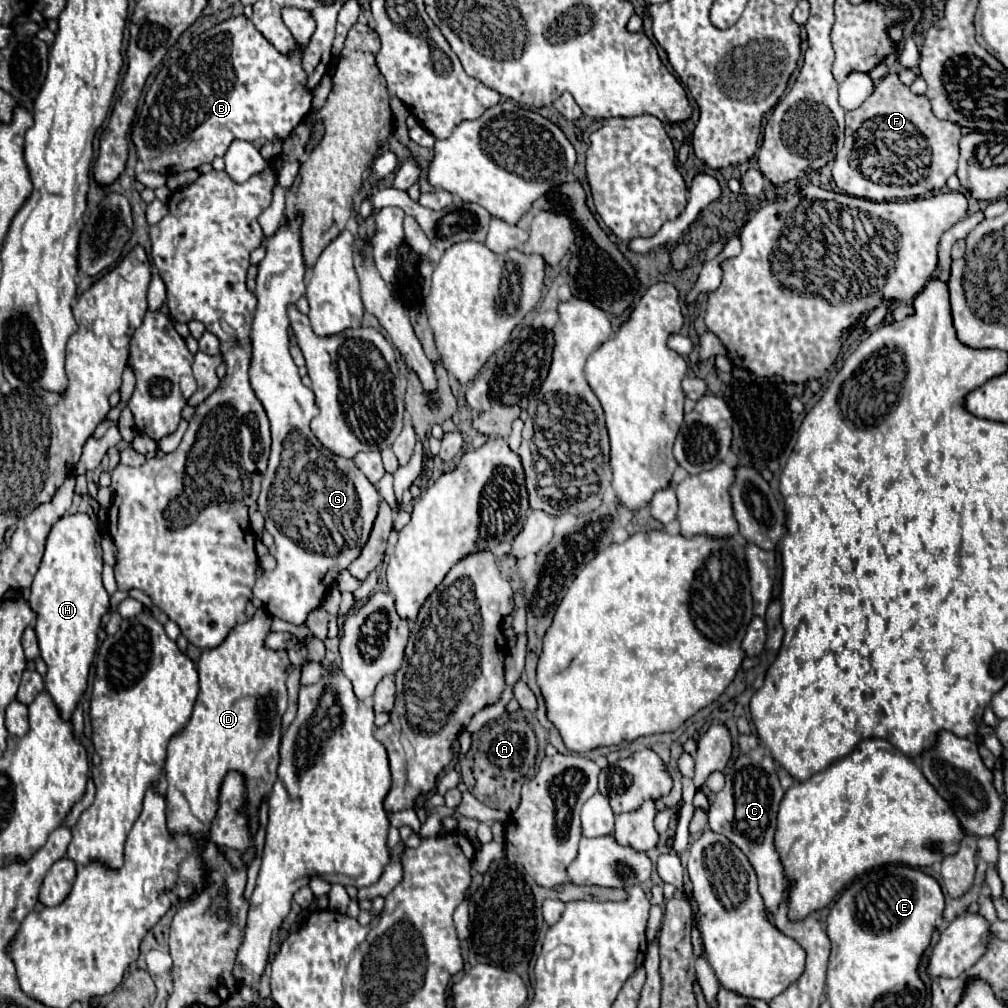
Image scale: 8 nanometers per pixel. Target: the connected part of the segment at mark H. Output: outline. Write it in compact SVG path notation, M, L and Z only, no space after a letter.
M64 514L50 530L46 552L42 564L34 576L32 590L28 596L28 604L36 614L34 632L40 646L40 656L48 666L44 676L46 692L52 696L60 718L70 720L72 712L82 700L82 694L88 684L90 664L94 660L94 652L98 648L98 628L102 616L108 612L108 592L102 586L102 550L100 550L100 532L88 514Z

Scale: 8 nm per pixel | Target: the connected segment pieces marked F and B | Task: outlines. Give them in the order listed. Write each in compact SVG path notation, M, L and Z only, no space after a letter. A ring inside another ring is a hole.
M890 72L878 82L874 92L864 100L860 108L846 112L846 140L834 160L834 168L832 168L834 182L842 192L850 196L858 196L874 202L884 202L890 198L910 198L912 188L918 194L940 190L946 186L946 180L958 170L960 136L962 130L958 124L938 120L932 114L928 98L912 94L910 88L898 80L898 74Z
M242 14L242 16L236 16L236 18L230 18L230 20L224 20L220 24L216 24L214 28L206 30L204 34L196 36L192 40L192 50L186 52L182 58L174 60L174 58L168 58L162 66L162 70L158 72L154 84L150 86L148 94L146 94L146 100L144 100L144 110L140 110L140 116L138 116L138 122L132 130L132 142L136 144L136 150L138 150L138 158L142 160L146 172L160 172L164 176L170 176L170 174L180 174L182 170L192 170L192 168L198 168L206 162L212 162L216 156L224 156L226 150L228 150L228 144L232 140L246 140L250 144L254 144L256 148L264 146L268 140L274 140L274 138L288 138L290 132L306 118L306 114L310 112L310 104L312 104L312 94L306 92L304 88L304 70L300 68L300 56L296 52L296 56L282 56L280 52L276 52L276 48L256 30L256 26Z

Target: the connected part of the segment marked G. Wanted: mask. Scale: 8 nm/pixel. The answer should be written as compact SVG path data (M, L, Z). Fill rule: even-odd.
M300 218L286 220L280 230L268 238L266 258L258 266L258 306L250 334L250 384L262 402L272 428L272 452L262 480L258 510L266 518L266 530L274 538L270 554L276 558L276 568L264 572L256 580L254 598L264 604L270 616L296 626L306 624L308 614L322 604L322 598L336 576L360 556L362 538L366 544L382 502L376 486L368 484L368 478L352 460L328 452L310 432L308 424L316 414L314 392L302 384L298 366L290 356L290 320L286 314L288 304L294 304L306 290L304 274Z

